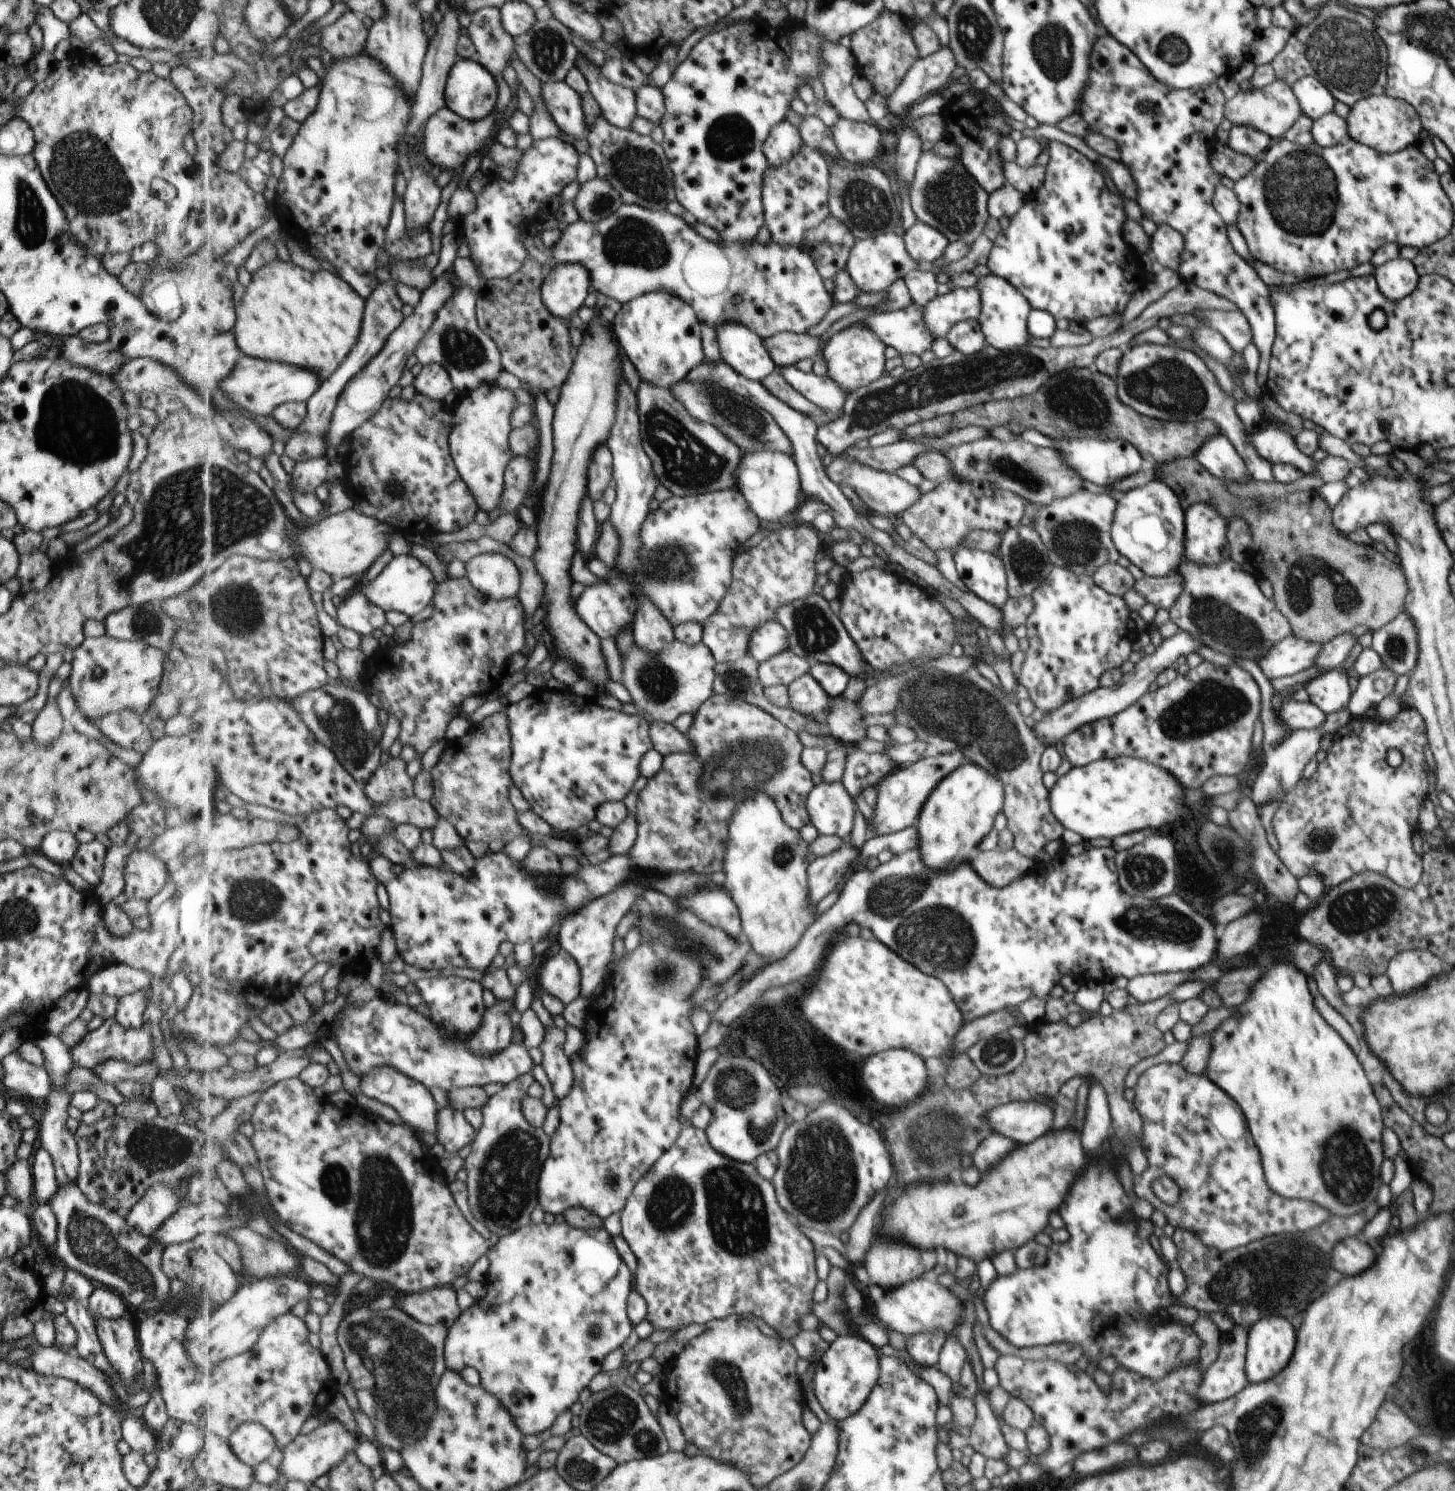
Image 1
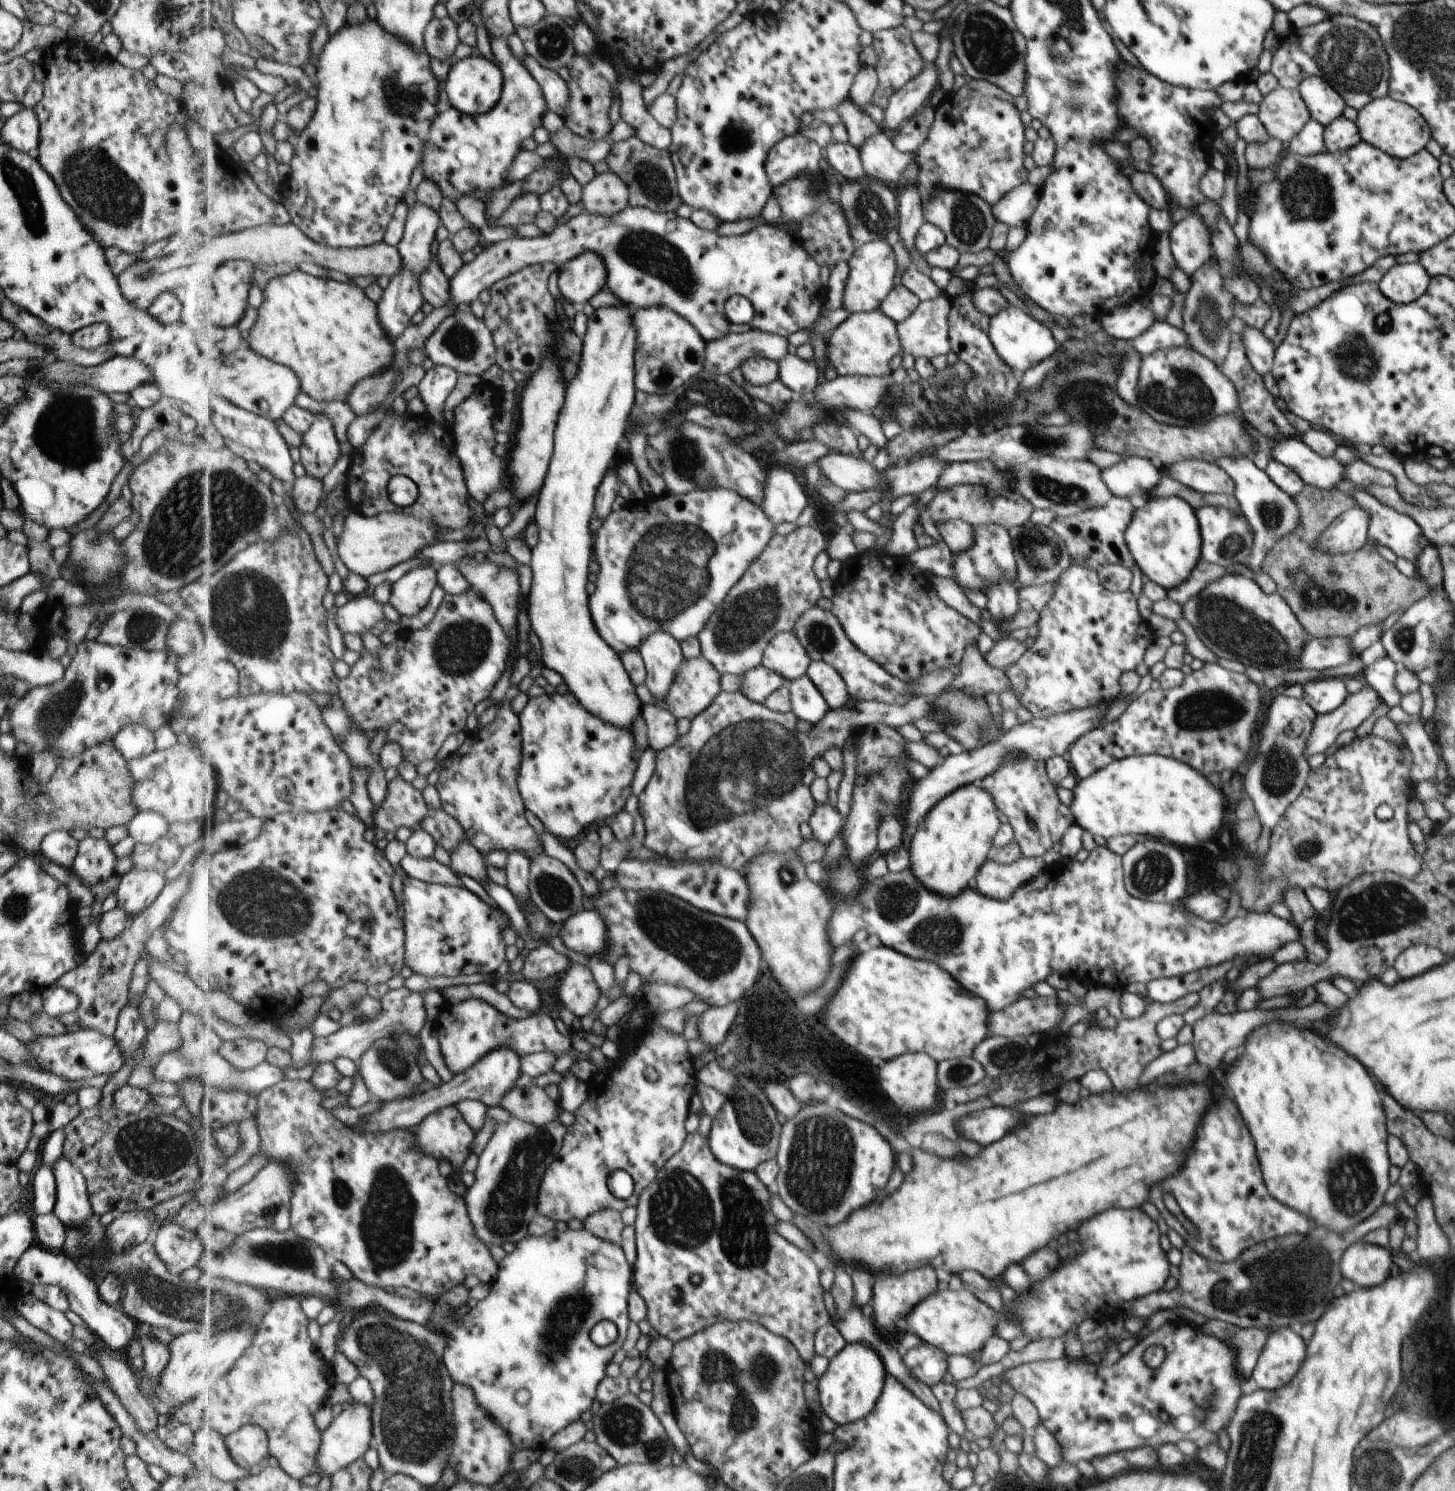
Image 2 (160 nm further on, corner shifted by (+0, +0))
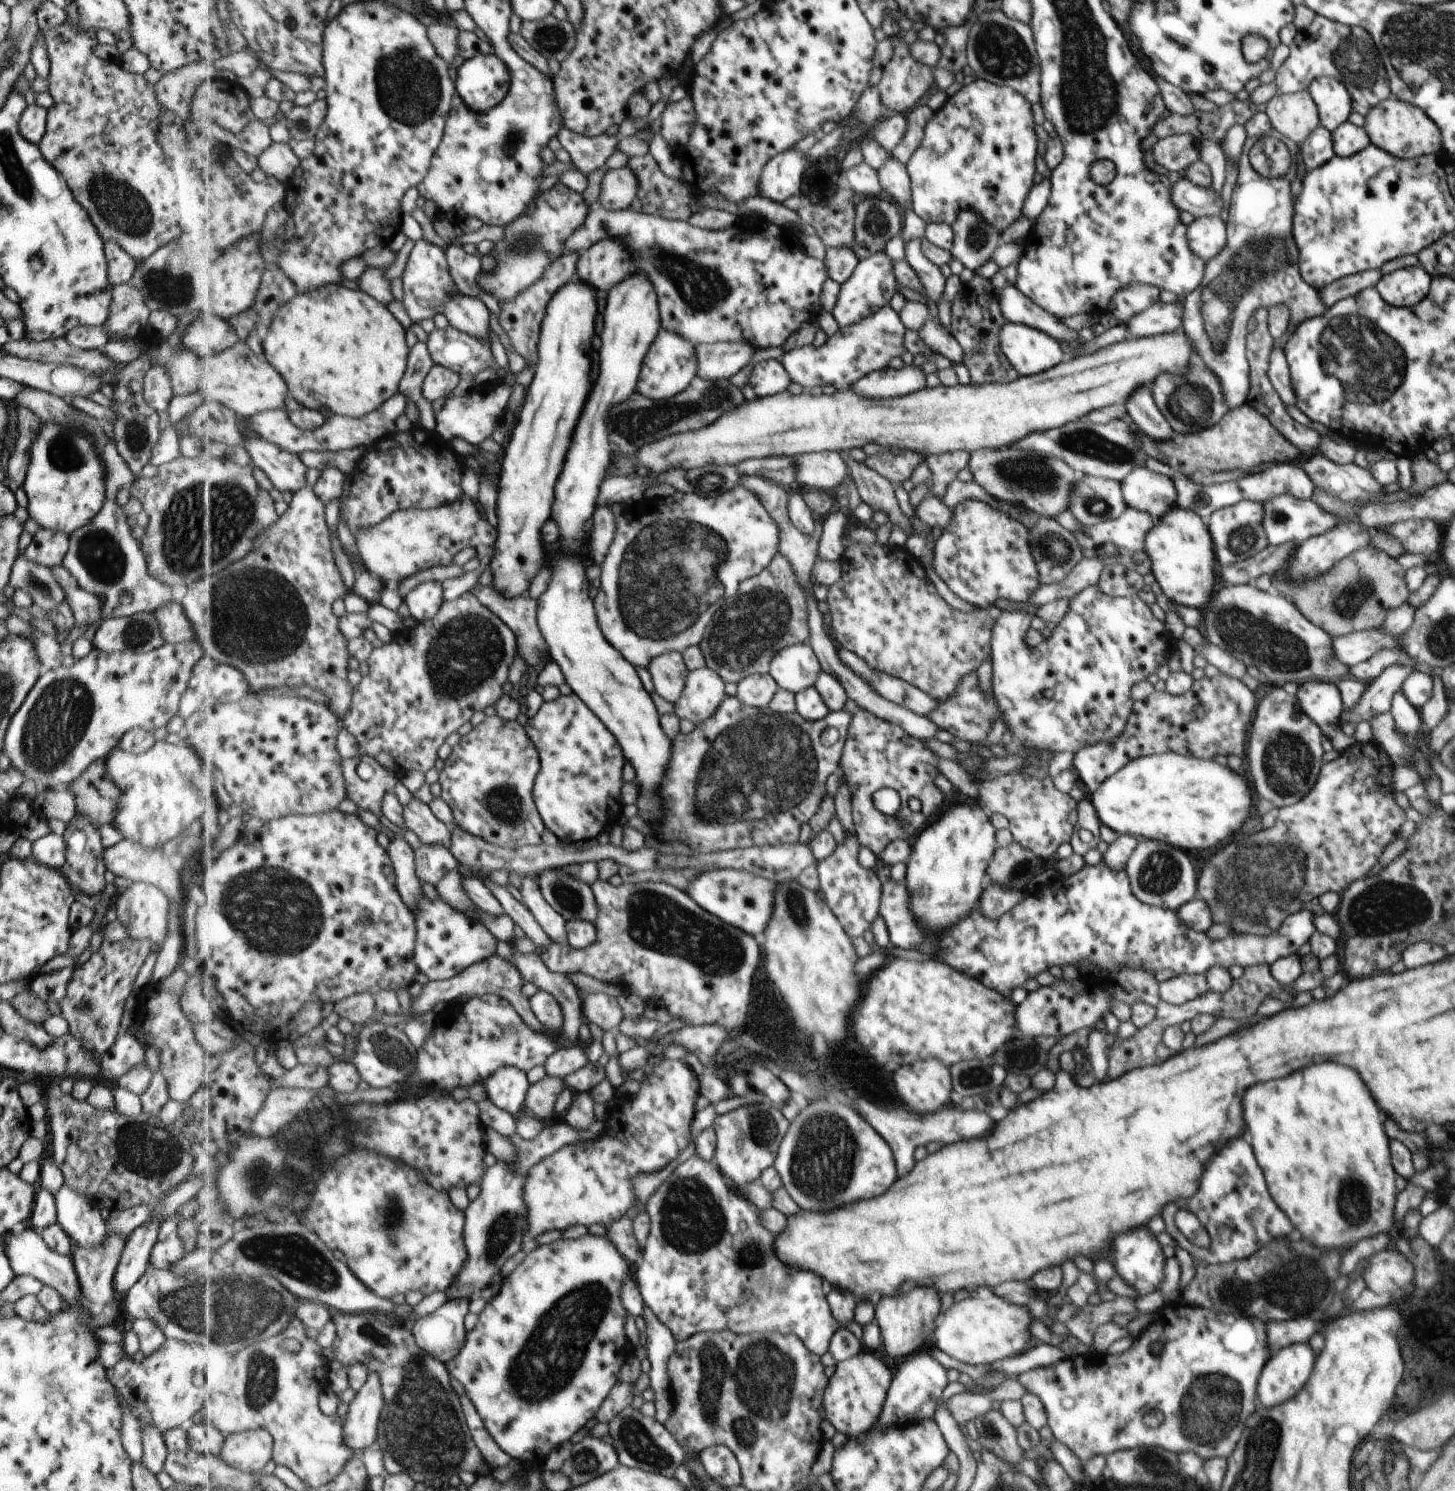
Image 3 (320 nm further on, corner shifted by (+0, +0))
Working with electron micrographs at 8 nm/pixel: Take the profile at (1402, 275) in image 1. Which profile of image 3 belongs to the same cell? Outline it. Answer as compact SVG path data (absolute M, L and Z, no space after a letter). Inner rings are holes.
M1422 267L1400 268L1381 275L1374 288L1390 306L1410 308L1429 293L1431 279Z

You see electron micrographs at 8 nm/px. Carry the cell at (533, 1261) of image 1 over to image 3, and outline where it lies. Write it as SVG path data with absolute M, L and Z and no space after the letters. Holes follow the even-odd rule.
M587 1233L576 1240L560 1238L551 1244L538 1246L517 1266L517 1270L505 1279L501 1291L488 1300L478 1315L475 1327L467 1332L467 1342L457 1358L448 1363L447 1368L454 1382L461 1382L466 1389L466 1395L472 1401L485 1428L496 1444L512 1459L519 1462L547 1458L557 1446L569 1442L585 1424L596 1418L607 1396L620 1382L621 1368L629 1356L629 1338L626 1334L627 1316L629 1312L623 1305L622 1292L629 1278L629 1264L621 1256L618 1248L607 1237Z

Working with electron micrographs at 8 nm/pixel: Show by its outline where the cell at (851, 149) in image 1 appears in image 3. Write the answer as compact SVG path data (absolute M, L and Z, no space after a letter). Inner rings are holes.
M888 155L885 164L879 170L875 170L875 174L883 193L890 197L892 202L899 202L903 209L911 209L909 178L901 162Z

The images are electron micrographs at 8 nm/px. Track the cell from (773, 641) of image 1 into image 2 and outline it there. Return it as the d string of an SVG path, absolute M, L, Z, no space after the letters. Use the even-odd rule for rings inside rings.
M779 633L764 650L762 664L777 674L782 675L790 684L807 675L808 668L812 662L812 656L807 652L807 649L796 634Z

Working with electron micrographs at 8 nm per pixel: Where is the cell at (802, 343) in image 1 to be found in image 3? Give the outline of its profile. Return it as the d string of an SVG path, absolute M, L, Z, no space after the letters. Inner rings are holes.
M717 342L696 346L698 377L704 381L731 379L751 364L757 348L749 342Z

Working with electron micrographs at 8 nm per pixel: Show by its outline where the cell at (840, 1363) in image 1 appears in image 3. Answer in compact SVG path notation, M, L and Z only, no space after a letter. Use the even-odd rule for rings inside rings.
M865 1349L857 1356L839 1362L833 1376L830 1377L826 1391L826 1402L823 1402L825 1418L830 1427L843 1432L847 1437L859 1437L876 1425L886 1401L887 1386L891 1380L889 1370Z

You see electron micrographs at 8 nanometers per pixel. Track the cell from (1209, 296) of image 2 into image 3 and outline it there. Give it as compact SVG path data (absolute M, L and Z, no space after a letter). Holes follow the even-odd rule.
M1271 132L1268 135L1264 135L1259 139L1255 140L1253 138L1247 138L1243 144L1242 152L1238 160L1238 172L1237 179L1235 180L1235 185L1232 189L1232 194L1229 200L1229 205L1227 205L1227 220L1225 224L1225 234L1226 240L1225 245L1222 250L1213 256L1210 260L1205 263L1205 273L1202 275L1202 283L1197 289L1193 290L1191 293L1187 293L1183 298L1182 306L1185 308L1185 315L1182 318L1182 325L1178 330L1181 334L1187 338L1187 342L1190 342L1191 346L1194 347L1197 361L1205 364L1207 368L1214 372L1218 376L1222 384L1222 390L1226 396L1226 404L1230 409L1236 408L1237 406L1246 405L1249 401L1250 393L1250 367L1247 366L1247 326L1251 326L1251 318L1255 318L1255 310L1259 310L1260 307L1268 309L1271 306L1280 306L1283 304L1289 312L1289 324L1287 324L1287 330L1283 332L1283 335L1278 339L1277 342L1286 342L1289 335L1293 334L1296 325L1299 322L1306 321L1309 318L1319 317L1321 314L1326 312L1326 304L1323 303L1322 296L1318 291L1313 290L1309 284L1301 276L1301 272L1298 270L1298 248L1294 244L1293 238L1293 200L1291 200L1291 194L1289 194L1289 186L1292 185L1291 180L1295 175L1295 169L1297 166L1296 156L1292 155L1298 150L1298 145L1291 141L1285 136L1279 135L1276 132Z

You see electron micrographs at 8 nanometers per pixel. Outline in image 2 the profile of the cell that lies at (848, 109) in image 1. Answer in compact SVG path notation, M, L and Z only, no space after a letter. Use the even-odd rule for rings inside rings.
M851 98L840 104L837 108L839 117L847 127L850 143L861 149L877 131L881 130L880 124L876 123L865 114L858 103Z

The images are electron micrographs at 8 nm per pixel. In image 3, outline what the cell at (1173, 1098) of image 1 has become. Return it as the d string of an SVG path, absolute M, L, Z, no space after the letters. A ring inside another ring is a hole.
M1241 1138L1229 1142L1215 1156L1209 1158L1203 1170L1203 1186L1190 1198L1179 1198L1163 1210L1161 1218L1165 1220L1165 1232L1169 1234L1174 1244L1185 1250L1192 1259L1207 1263L1227 1263L1233 1260L1248 1258L1255 1250L1270 1244L1276 1239L1291 1232L1291 1224L1285 1214L1269 1197L1263 1174L1251 1154L1251 1148ZM1184 1210L1190 1212L1209 1235L1209 1246L1198 1248L1185 1240L1181 1232L1177 1232L1173 1224L1175 1212Z

